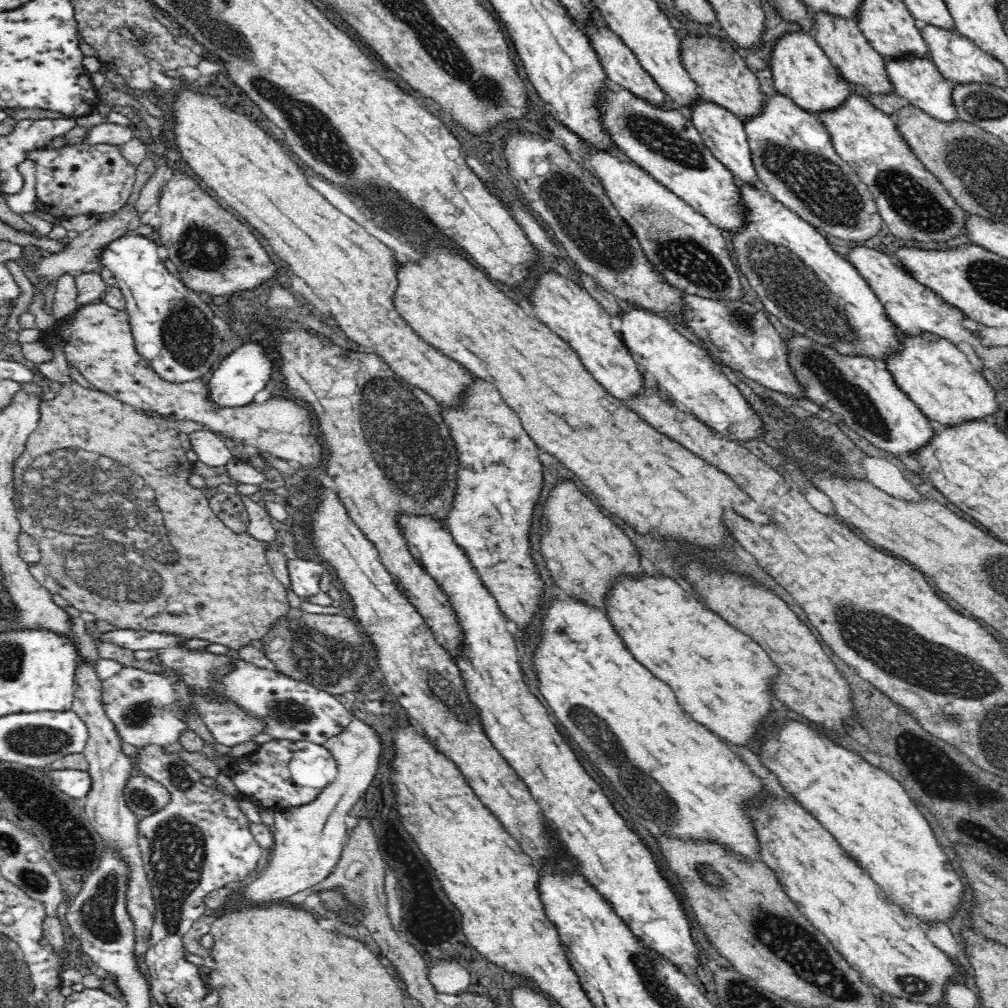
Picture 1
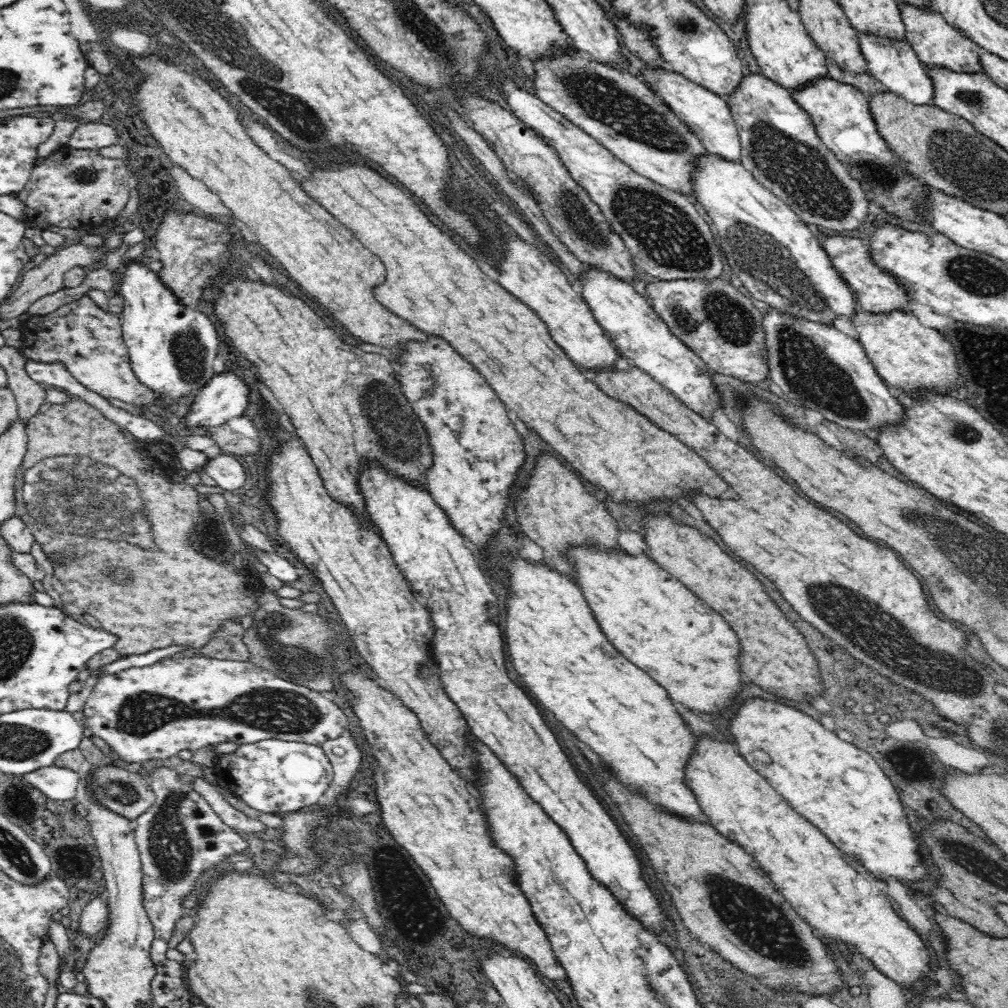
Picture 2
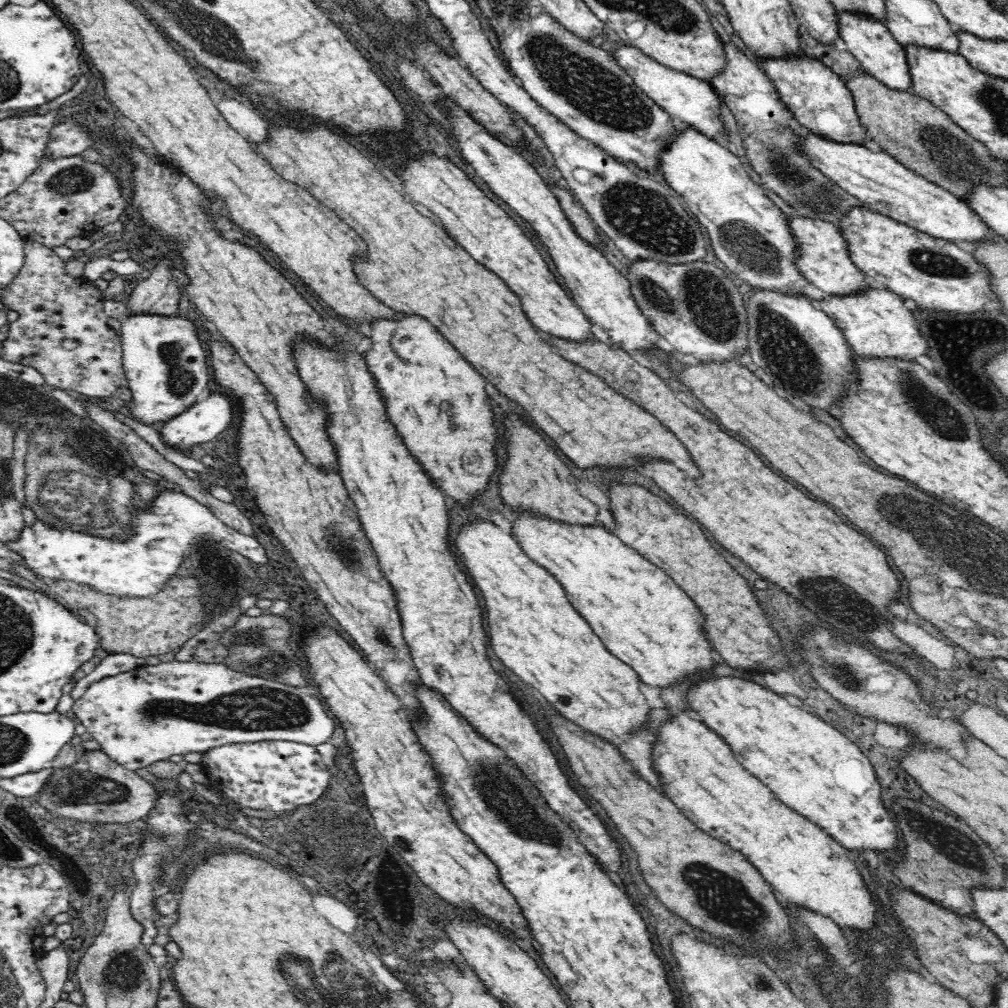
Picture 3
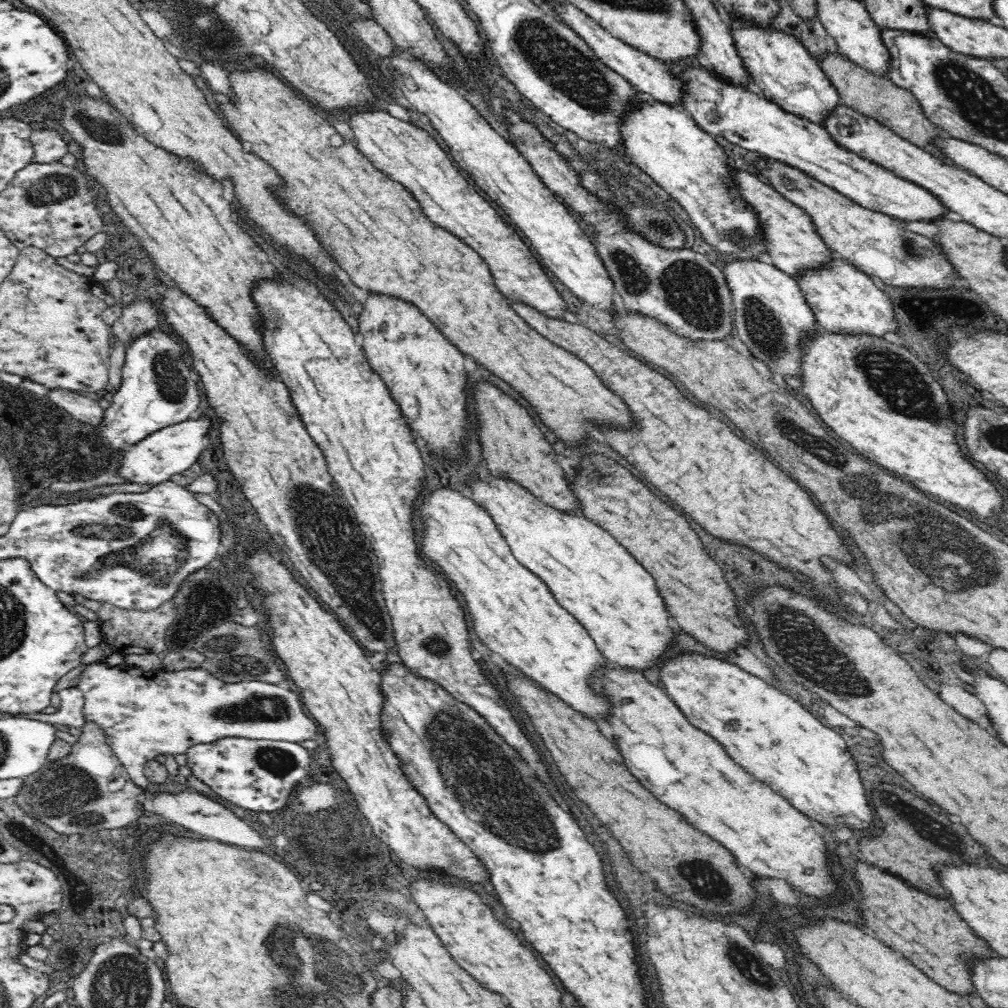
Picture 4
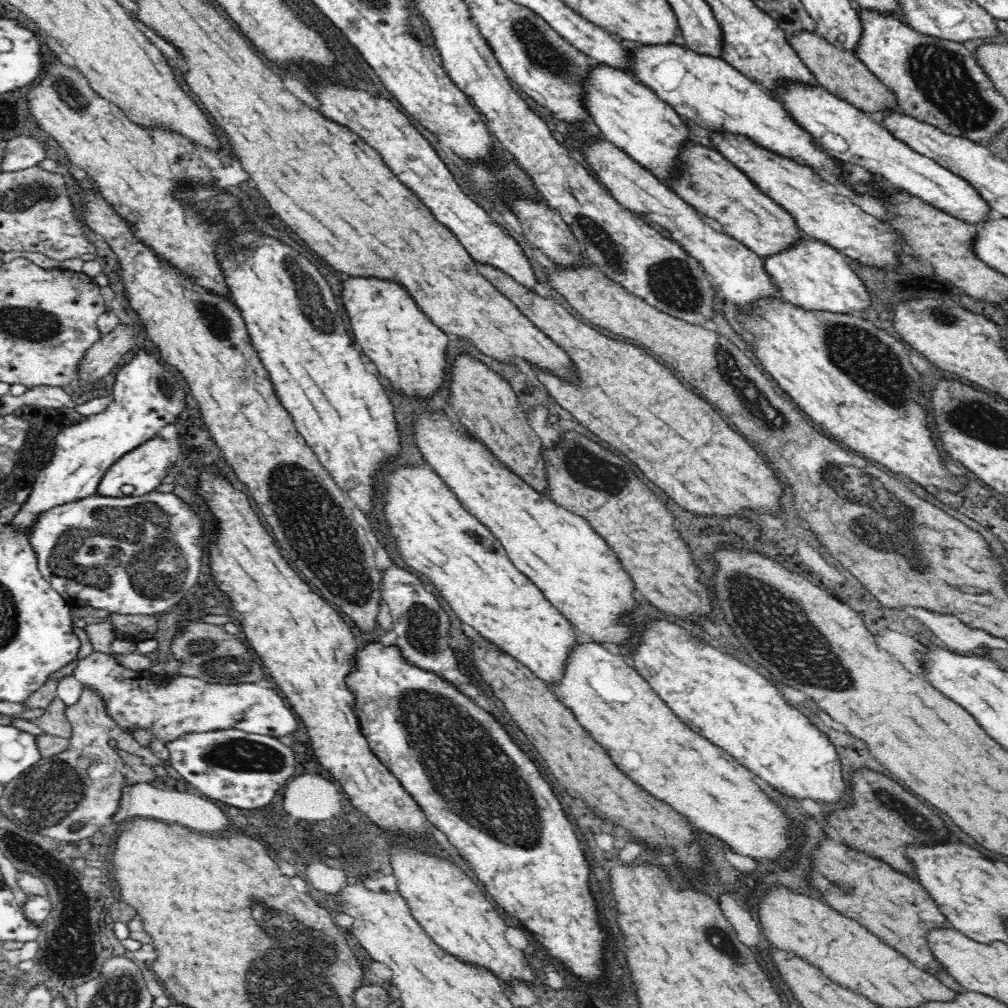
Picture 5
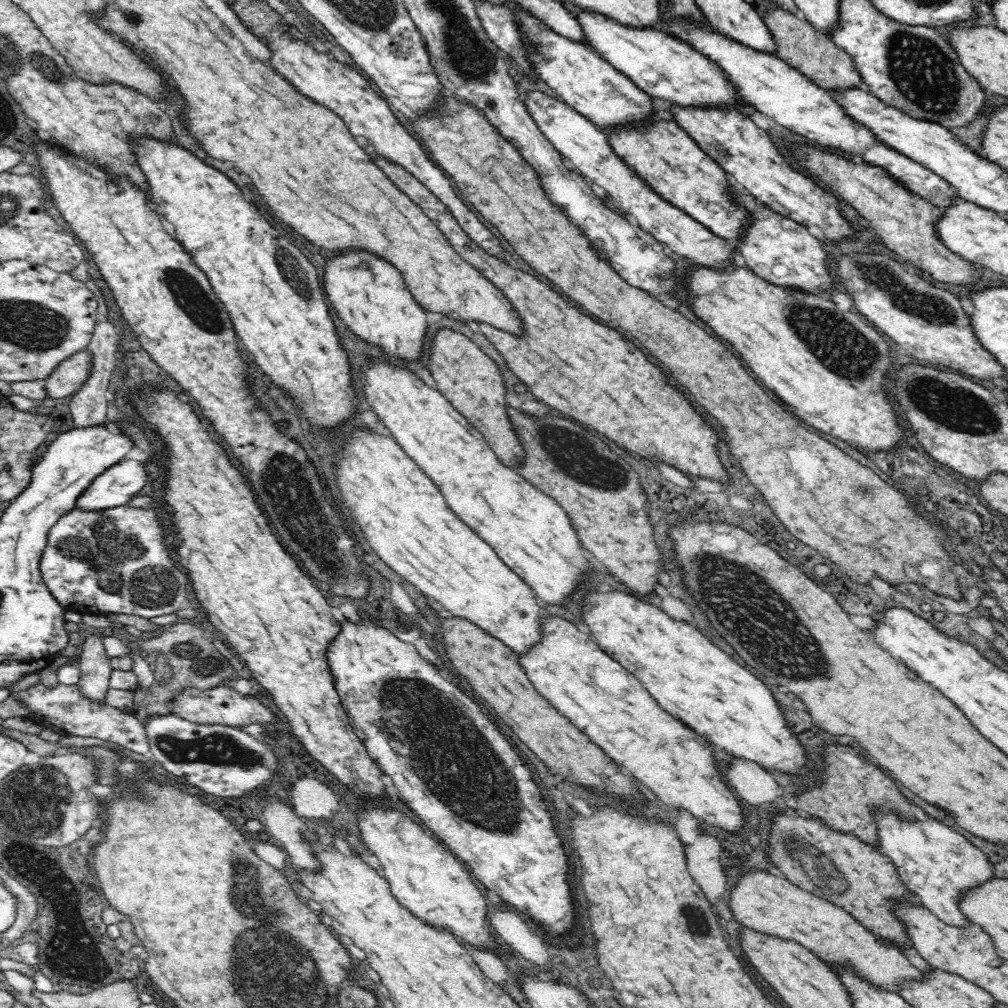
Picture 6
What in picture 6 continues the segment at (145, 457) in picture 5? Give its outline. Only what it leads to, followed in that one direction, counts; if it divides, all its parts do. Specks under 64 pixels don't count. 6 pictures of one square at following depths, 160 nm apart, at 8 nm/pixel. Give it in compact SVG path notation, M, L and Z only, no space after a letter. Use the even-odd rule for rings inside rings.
M128 460L116 463L90 482L90 486L76 498L74 509L101 511L128 504L148 482L144 463Z

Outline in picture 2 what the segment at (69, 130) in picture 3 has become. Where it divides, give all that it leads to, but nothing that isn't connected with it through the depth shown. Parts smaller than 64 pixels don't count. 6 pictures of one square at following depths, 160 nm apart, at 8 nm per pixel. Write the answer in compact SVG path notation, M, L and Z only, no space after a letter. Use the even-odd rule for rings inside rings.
M84 121L70 134L66 147L74 150L97 150L119 143L116 130L105 121Z

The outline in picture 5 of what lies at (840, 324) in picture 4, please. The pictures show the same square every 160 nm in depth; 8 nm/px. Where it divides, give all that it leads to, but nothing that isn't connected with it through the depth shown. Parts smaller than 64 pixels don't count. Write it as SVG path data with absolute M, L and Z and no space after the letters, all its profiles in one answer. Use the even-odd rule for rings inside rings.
M801 235L792 244L782 248L780 252L774 252L770 256L760 256L760 259L764 261L764 269L770 277L770 281L778 289L778 296L784 301L792 303L792 305L806 310L827 311L844 315L854 314L856 316L861 316L864 308L871 306L870 293L866 291L862 279L852 271L850 265L846 262L847 256L834 247L825 244L825 242Z

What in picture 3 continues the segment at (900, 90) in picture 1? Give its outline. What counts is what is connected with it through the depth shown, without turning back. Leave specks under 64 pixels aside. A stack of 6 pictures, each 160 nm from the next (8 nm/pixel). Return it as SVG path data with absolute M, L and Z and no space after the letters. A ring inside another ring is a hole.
M836 9L838 36L846 50L860 62L861 68L876 80L894 90L910 91L912 79L906 65L906 53L901 45L886 28L883 21L870 18L860 12Z

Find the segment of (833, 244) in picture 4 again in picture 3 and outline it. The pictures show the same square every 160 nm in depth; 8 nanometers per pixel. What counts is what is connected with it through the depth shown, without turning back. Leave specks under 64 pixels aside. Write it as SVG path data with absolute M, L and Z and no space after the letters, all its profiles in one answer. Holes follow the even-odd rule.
M851 206L838 220L838 229L846 241L850 261L869 286L894 291L903 299L913 300L917 307L972 313L984 310L990 300L997 298L990 289L986 267L951 241L920 232L866 206Z

